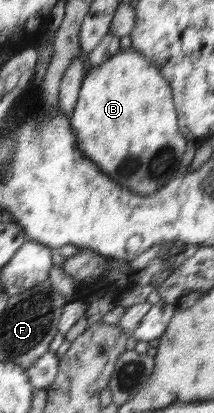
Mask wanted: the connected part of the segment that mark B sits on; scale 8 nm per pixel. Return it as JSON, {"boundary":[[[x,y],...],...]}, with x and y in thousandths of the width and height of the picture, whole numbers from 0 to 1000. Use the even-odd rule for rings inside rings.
{"boundary":[[[621,116],[551,123],[495,145],[495,150],[467,155],[467,160],[416,165],[397,179],[355,257],[346,257],[341,274],[322,288],[332,291],[336,315],[350,320],[360,341],[369,344],[369,361],[383,363],[495,426],[514,429],[523,441],[551,443],[551,450],[621,450],[626,458],[650,460],[664,475],[720,470],[762,450],[776,450],[776,443],[794,441],[794,433],[850,409],[841,407],[841,397],[850,397],[850,378],[860,378],[860,363],[869,363],[874,339],[836,317],[832,278],[822,276],[808,247],[804,215],[785,199],[776,199],[766,184],[757,184],[748,167],[706,150],[692,150],[692,143],[664,128],[636,126]]]}

